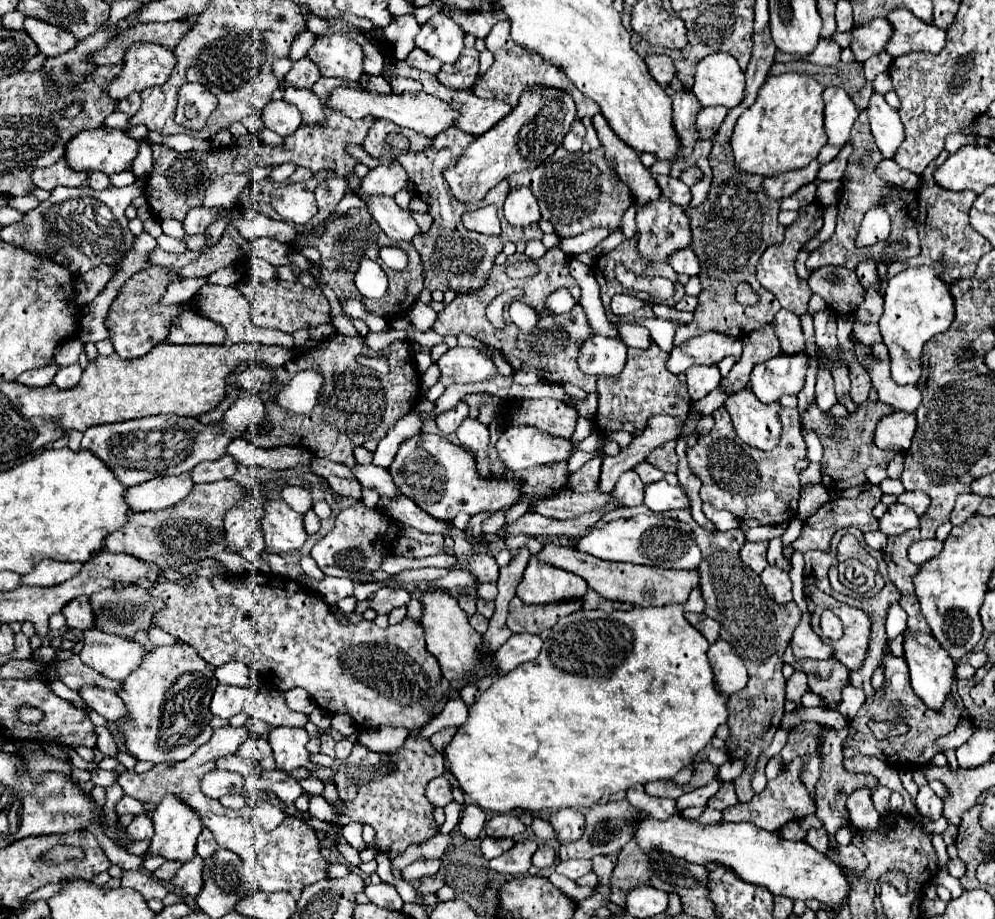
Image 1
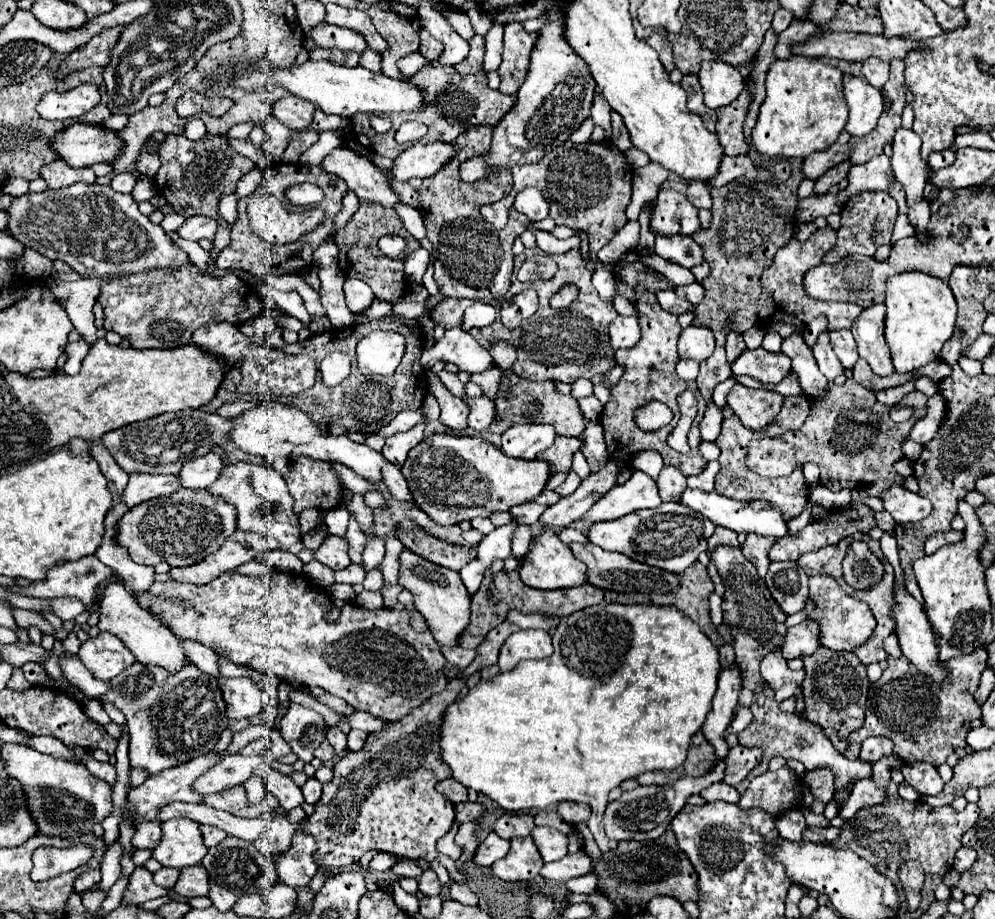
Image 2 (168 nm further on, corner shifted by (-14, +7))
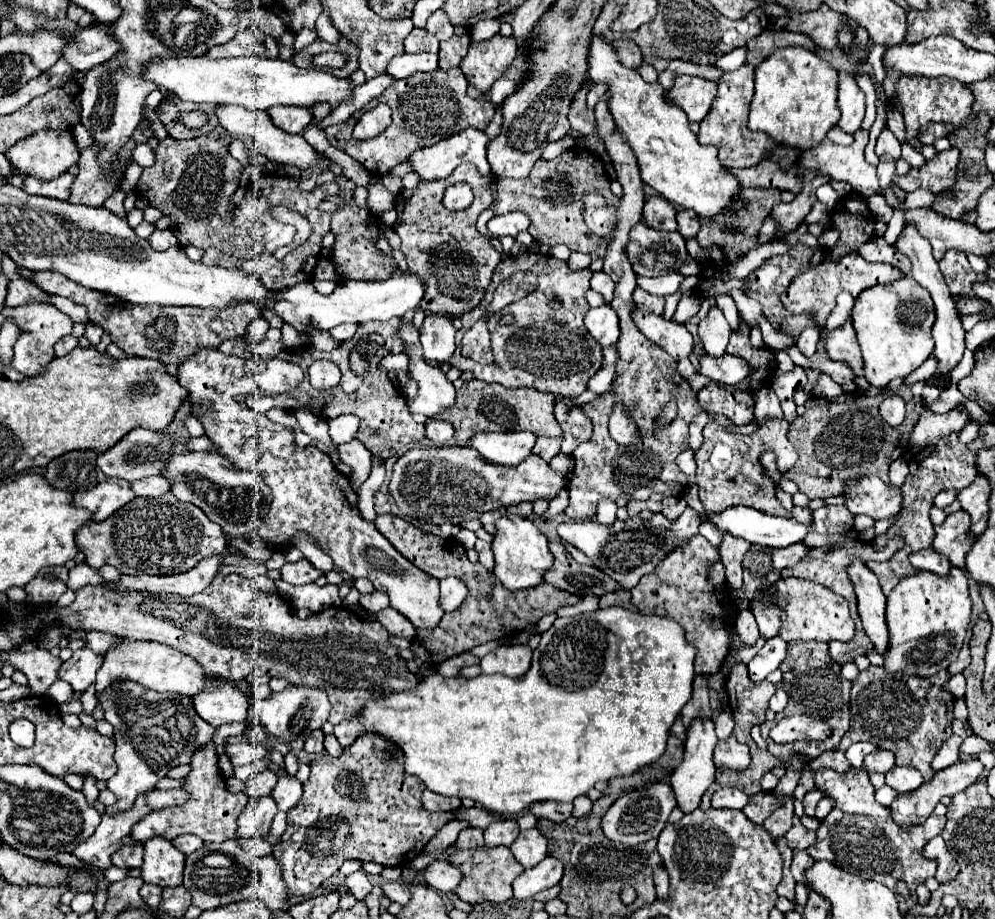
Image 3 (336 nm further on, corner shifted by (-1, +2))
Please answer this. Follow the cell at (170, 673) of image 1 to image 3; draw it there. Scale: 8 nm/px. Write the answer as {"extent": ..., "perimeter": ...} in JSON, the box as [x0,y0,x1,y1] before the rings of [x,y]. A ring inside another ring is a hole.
{"extent":[100,681,214,815],"perimeter":[[[122,681],[112,683],[100,695],[100,705],[106,711],[106,721],[114,727],[116,739],[114,759],[118,771],[108,779],[106,787],[118,797],[118,801],[106,809],[110,815],[130,809],[136,797],[152,791],[172,767],[190,763],[196,749],[212,743],[214,727],[196,715],[190,697],[180,697],[174,693],[162,699],[162,693],[158,691],[148,691],[134,681]]]}

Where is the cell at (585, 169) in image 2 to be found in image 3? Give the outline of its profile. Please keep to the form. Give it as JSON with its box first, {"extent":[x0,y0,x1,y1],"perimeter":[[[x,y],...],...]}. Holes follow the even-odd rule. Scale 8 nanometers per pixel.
{"extent":[496,149,618,259],"perimeter":[[[570,149],[552,161],[536,161],[532,173],[526,179],[500,179],[496,213],[524,211],[530,217],[530,235],[536,243],[568,245],[570,251],[596,253],[600,259],[606,255],[606,239],[590,235],[582,217],[582,195],[598,191],[608,203],[618,203],[618,197],[610,191],[610,179],[606,175],[602,159],[586,149]]]}

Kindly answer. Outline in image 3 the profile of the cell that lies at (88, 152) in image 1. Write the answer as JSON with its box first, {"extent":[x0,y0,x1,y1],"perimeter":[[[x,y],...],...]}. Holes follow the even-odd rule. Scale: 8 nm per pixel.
{"extent":[6,131,78,181],"perimeter":[[[38,131],[12,145],[6,157],[22,175],[48,181],[78,163],[78,149],[72,133]]]}

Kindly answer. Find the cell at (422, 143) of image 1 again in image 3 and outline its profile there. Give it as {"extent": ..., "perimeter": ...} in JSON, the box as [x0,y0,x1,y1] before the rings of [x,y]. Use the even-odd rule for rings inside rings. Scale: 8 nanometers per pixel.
{"extent":[324,67,494,175],"perimeter":[[[454,67],[450,71],[436,69],[434,73],[416,73],[412,77],[394,81],[376,99],[376,103],[386,103],[392,109],[392,125],[388,125],[386,131],[382,131],[380,135],[366,139],[366,141],[352,139],[352,129],[358,123],[360,115],[366,109],[372,109],[372,107],[364,107],[364,109],[356,111],[346,123],[326,127],[324,129],[326,139],[332,147],[344,151],[352,159],[356,159],[360,165],[364,165],[364,169],[368,169],[368,173],[386,175],[386,173],[390,173],[390,169],[394,165],[408,161],[410,153],[414,153],[418,149],[430,147],[466,127],[484,129],[488,125],[488,121],[494,115],[494,107],[490,103],[470,99],[466,95],[466,87],[468,87],[468,81],[466,81],[464,73],[460,71],[460,67]]]}

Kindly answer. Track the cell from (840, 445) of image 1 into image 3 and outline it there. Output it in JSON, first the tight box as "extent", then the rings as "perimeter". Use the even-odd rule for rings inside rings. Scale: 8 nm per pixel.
{"extent":[784,385,924,499],"perimeter":[[[906,385],[896,387],[894,393],[906,401],[906,419],[898,427],[890,427],[888,423],[882,421],[882,417],[878,413],[880,397],[864,397],[860,393],[850,393],[850,395],[838,397],[838,401],[820,399],[820,397],[808,399],[804,405],[806,413],[796,417],[796,421],[788,429],[788,439],[792,441],[794,449],[798,451],[798,461],[792,469],[788,469],[784,473],[784,477],[794,481],[798,485],[800,493],[804,493],[808,499],[824,499],[824,497],[832,497],[832,495],[842,495],[846,479],[860,479],[864,475],[880,473],[880,477],[884,481],[888,481],[888,465],[894,459],[898,459],[908,447],[910,433],[914,429],[914,411],[916,411],[916,421],[918,421],[920,411],[924,407],[924,401],[920,397],[914,397],[910,387],[906,387]]]}

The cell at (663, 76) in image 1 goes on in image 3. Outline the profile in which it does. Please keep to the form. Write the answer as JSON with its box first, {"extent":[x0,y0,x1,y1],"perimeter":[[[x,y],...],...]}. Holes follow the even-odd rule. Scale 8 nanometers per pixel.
{"extent":[612,39,642,69],"perimeter":[[[614,39],[612,41],[616,53],[618,53],[618,61],[628,67],[628,69],[636,69],[642,63],[642,53],[638,49],[638,45],[634,45],[628,39]]]}

